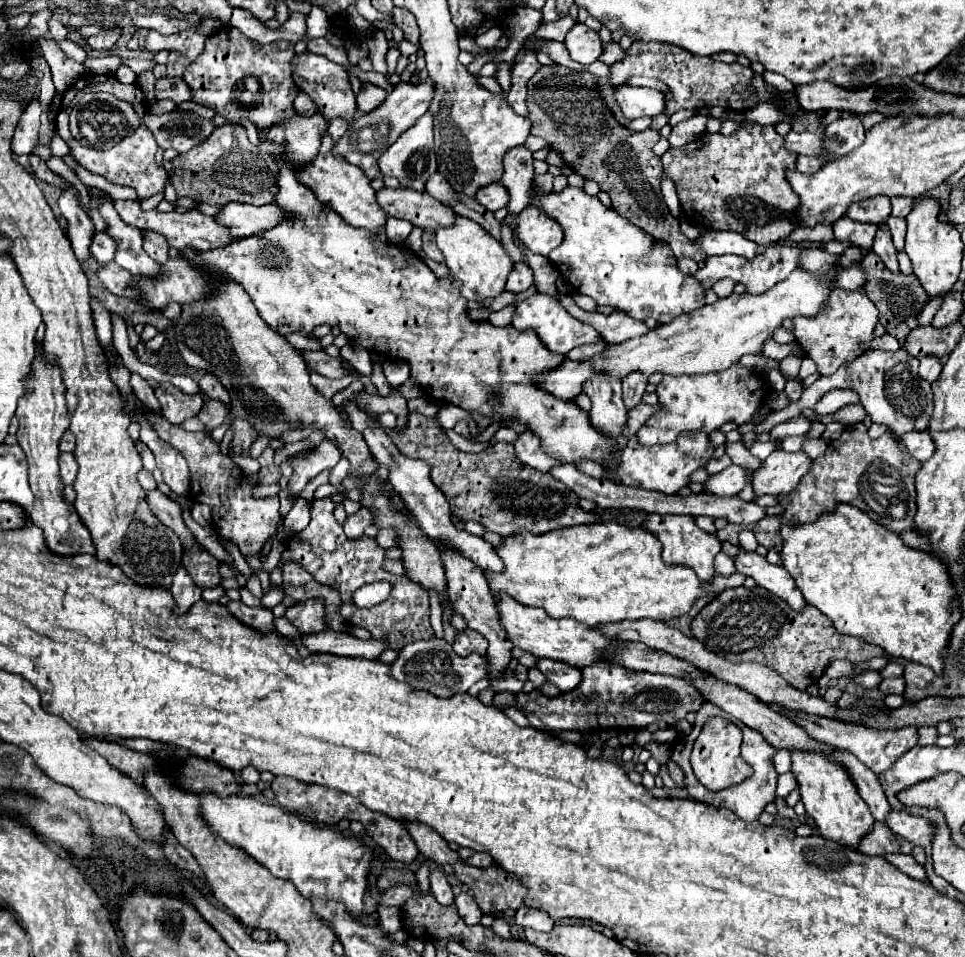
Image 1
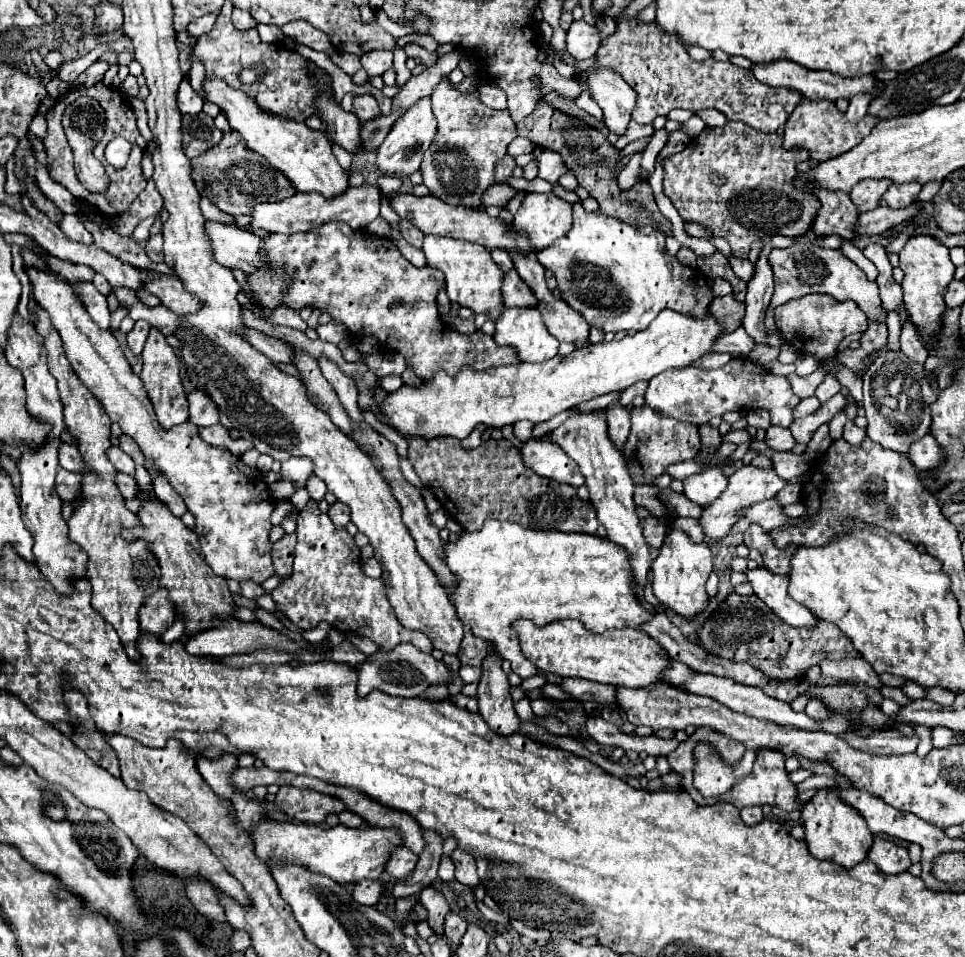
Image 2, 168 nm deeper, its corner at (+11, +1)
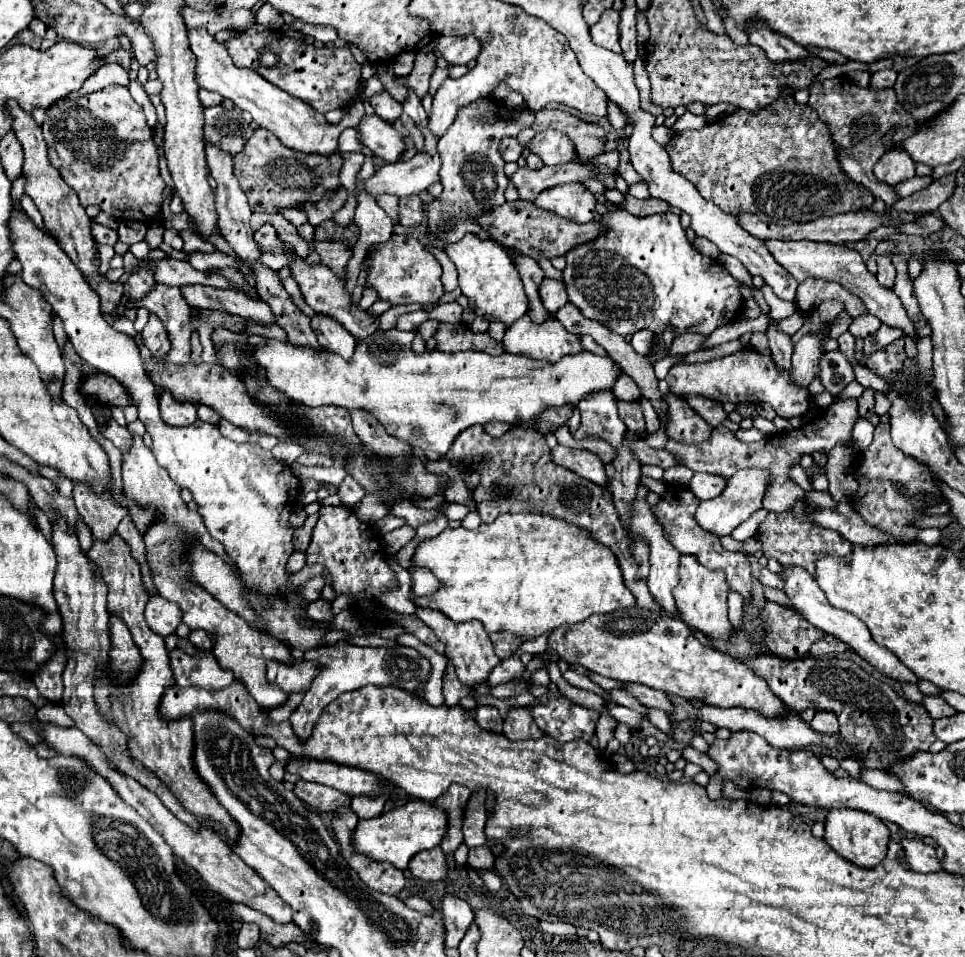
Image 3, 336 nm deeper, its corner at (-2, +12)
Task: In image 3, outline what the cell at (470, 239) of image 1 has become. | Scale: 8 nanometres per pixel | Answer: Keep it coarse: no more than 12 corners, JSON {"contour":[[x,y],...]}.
{"contour":[[465,236],[445,252],[477,316],[511,326],[527,312],[499,244]]}

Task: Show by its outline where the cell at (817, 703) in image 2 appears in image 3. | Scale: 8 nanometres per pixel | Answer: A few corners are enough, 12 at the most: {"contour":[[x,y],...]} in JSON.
{"contour":[[817,712],[811,720],[815,732],[839,732],[837,716]]}

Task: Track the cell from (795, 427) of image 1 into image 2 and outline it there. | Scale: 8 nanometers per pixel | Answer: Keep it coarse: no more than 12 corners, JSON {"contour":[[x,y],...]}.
{"contour":[[816,397],[802,399],[794,407],[794,419],[816,411]]}

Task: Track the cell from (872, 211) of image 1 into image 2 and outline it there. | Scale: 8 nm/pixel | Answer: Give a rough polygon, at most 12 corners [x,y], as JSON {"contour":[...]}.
{"contour":[[864,179],[850,191],[860,213],[880,205],[888,179]]}

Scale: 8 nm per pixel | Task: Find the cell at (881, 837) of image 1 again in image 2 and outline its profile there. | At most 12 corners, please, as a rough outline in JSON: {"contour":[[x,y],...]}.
{"contour":[[874,837],[868,861],[888,875],[910,867],[908,849]]}

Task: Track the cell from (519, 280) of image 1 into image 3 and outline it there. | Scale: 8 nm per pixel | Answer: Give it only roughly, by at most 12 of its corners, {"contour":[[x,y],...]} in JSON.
{"contour":[[545,278],[539,288],[543,306],[555,314],[567,304],[563,282]]}

